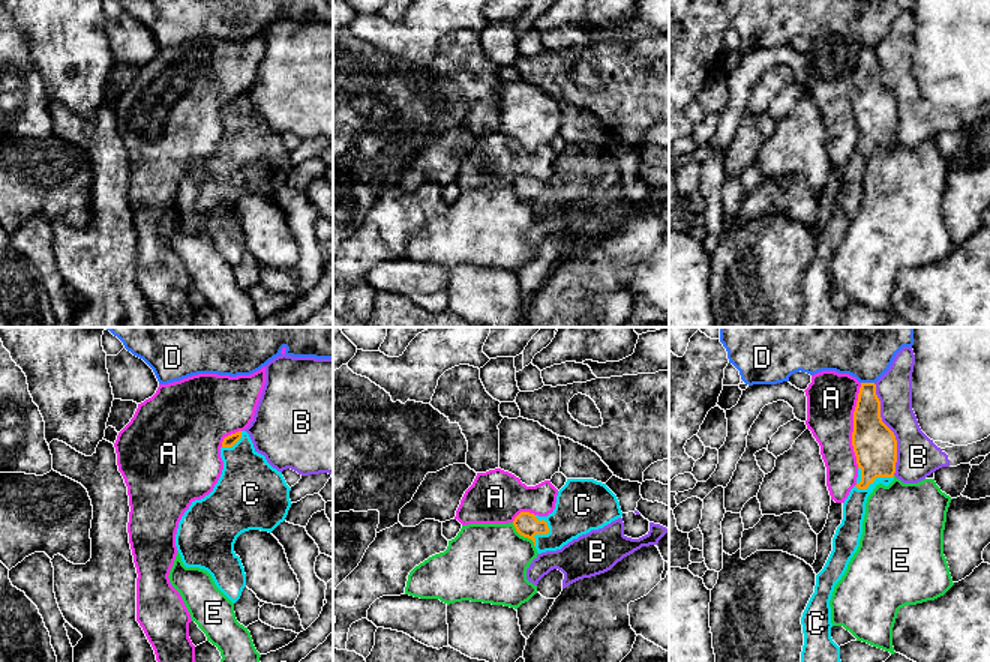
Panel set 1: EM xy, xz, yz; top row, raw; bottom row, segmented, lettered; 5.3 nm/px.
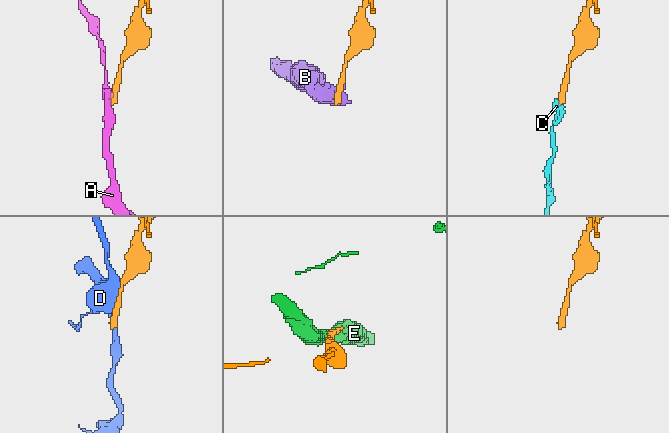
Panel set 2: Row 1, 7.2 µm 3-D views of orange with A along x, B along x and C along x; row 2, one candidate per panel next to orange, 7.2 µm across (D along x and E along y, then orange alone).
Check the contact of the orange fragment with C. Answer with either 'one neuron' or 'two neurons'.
one neuron

